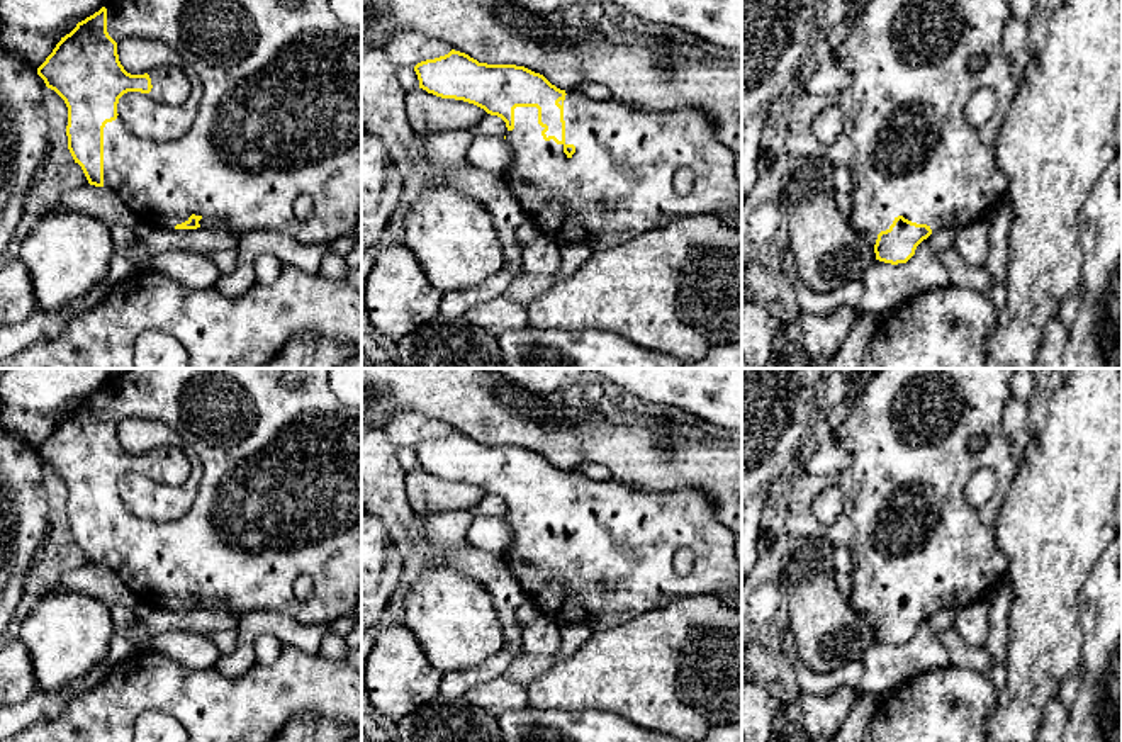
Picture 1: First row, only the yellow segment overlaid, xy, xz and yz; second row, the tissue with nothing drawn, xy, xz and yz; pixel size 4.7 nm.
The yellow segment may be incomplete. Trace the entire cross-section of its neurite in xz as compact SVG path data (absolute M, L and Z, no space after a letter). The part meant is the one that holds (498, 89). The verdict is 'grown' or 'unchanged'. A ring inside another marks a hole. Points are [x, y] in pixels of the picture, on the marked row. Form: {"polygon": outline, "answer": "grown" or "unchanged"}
{"polygon": "M455 49L418 63L414 71L419 88L428 93L474 104L506 122L506 141L513 153L502 173L506 183L540 234L558 245L591 243L611 234L620 241L657 228L660 216L718 217L725 209L742 211L742 182L735 175L738 155L718 139L715 122L699 110L643 112L613 98L592 100L577 90L560 90L525 66L479 63Z", "answer": "grown"}

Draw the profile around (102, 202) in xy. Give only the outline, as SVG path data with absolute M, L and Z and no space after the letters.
M87 185L65 194L58 205L93 216L107 226L126 226L134 229L141 221L126 205L119 194L107 187Z

